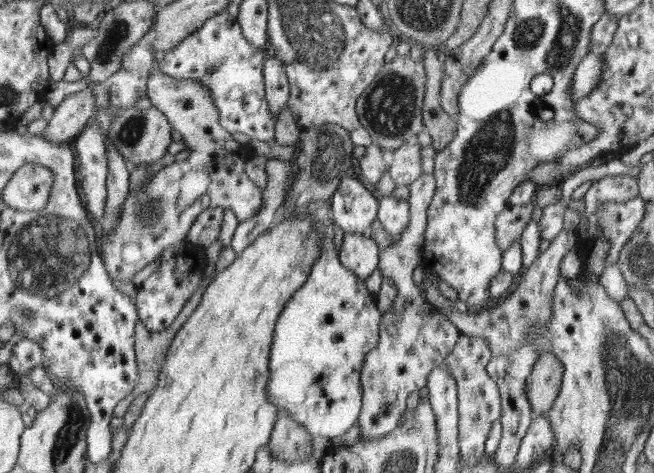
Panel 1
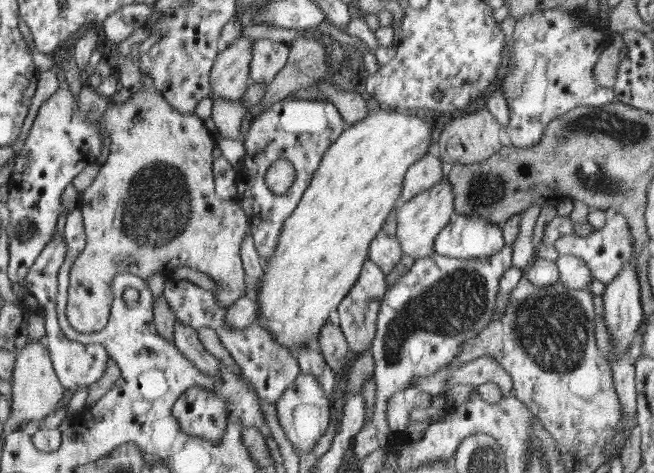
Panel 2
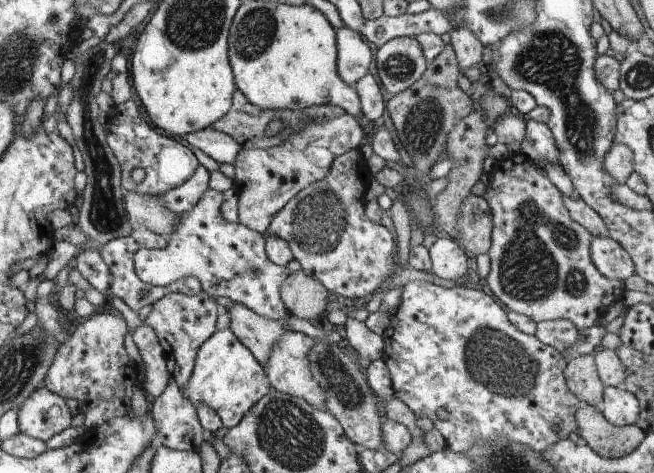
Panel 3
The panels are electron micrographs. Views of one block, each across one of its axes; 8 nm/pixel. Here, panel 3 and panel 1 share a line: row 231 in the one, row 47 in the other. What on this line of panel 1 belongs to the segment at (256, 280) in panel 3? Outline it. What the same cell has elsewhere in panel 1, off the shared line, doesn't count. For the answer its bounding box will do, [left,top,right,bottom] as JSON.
[158,12,276,142]

